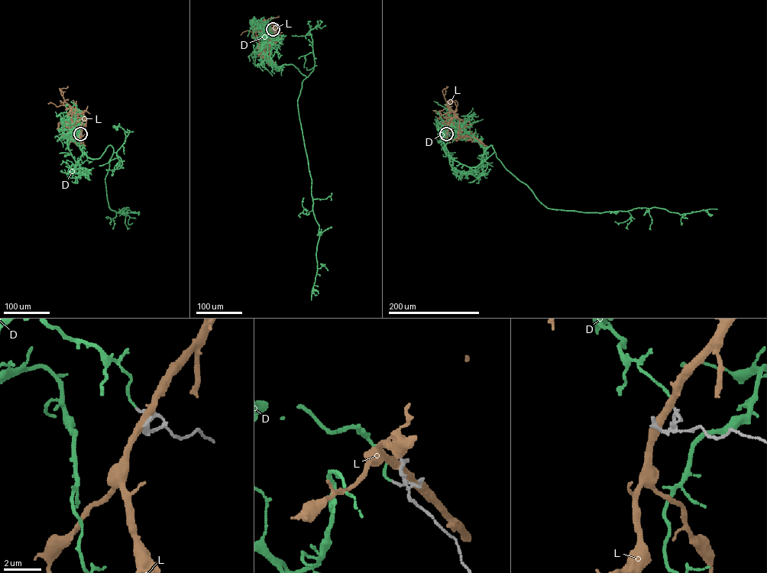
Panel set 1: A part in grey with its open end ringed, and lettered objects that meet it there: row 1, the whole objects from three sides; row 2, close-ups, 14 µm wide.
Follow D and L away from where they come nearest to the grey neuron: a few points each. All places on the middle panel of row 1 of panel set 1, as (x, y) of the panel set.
D: (272, 29), (266, 27), (262, 39), (271, 63), (292, 64), (305, 76), (298, 111), (319, 234), (311, 300)
L: (273, 29), (277, 36), (276, 41), (266, 43), (266, 47), (278, 69)

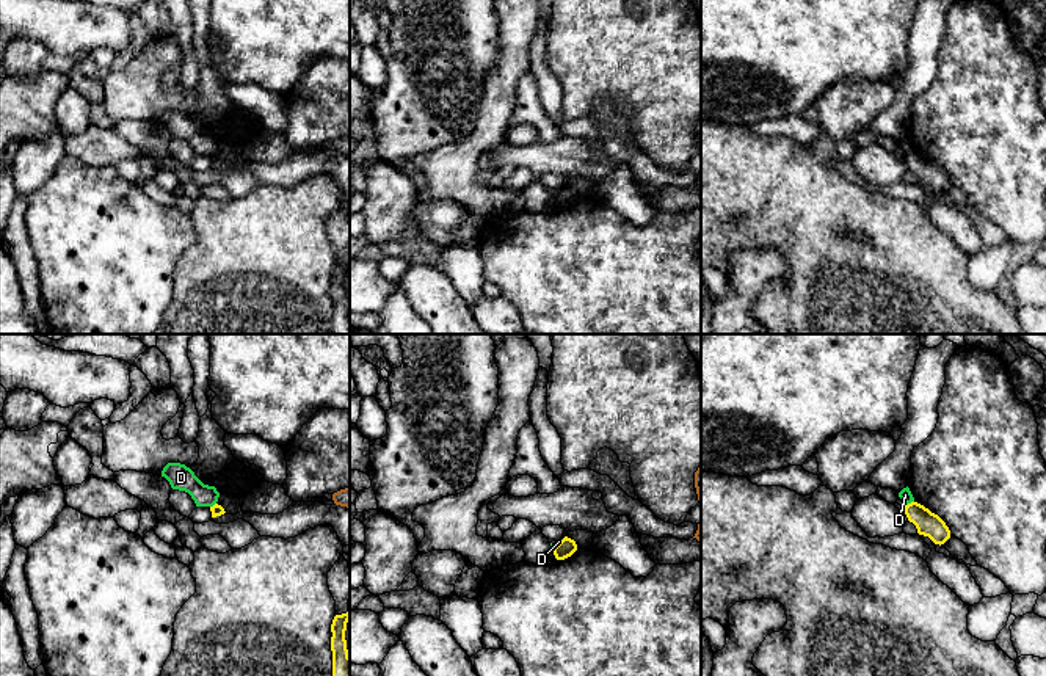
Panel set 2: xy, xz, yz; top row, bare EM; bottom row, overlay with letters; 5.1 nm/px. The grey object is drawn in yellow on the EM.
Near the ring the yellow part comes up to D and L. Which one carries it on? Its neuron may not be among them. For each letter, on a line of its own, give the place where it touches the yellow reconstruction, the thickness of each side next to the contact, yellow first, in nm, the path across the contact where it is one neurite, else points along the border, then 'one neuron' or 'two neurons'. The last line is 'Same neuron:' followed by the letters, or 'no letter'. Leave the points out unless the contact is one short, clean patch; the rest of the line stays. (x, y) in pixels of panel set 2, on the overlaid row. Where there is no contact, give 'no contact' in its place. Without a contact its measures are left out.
D: meets yellow in yz at (908, 504); 130 nm thick on the yellow side, 70 nm on the other; border along yz (913, 501), (904, 507); two neurons
L: no contact; two neurons
Same neuron: no letter

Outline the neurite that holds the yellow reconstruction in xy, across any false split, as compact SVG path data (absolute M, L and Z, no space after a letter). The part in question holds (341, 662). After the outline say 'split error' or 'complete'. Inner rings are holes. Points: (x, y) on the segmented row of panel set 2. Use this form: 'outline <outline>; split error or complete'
outline M348 599L348 612L336 615L331 624L332 676L350 676L350 656L345 640L348 621L350 621L350 599Z; complete

